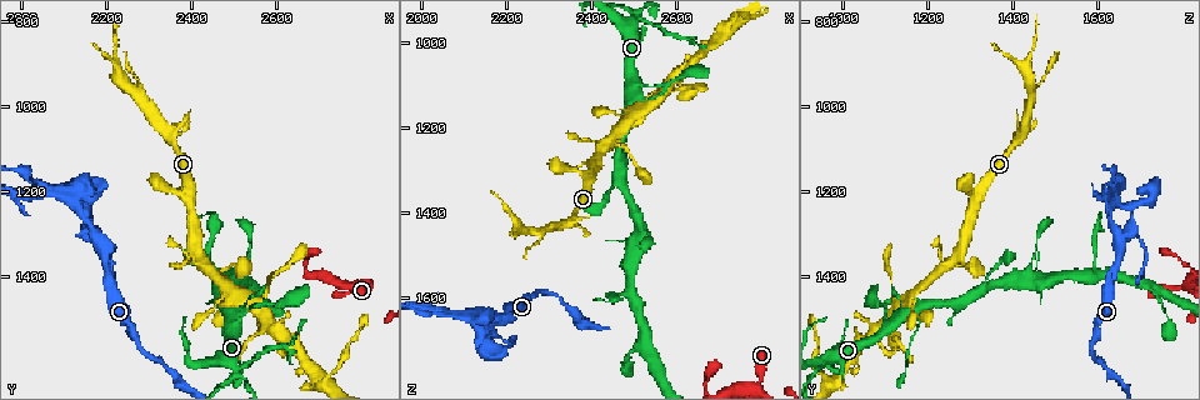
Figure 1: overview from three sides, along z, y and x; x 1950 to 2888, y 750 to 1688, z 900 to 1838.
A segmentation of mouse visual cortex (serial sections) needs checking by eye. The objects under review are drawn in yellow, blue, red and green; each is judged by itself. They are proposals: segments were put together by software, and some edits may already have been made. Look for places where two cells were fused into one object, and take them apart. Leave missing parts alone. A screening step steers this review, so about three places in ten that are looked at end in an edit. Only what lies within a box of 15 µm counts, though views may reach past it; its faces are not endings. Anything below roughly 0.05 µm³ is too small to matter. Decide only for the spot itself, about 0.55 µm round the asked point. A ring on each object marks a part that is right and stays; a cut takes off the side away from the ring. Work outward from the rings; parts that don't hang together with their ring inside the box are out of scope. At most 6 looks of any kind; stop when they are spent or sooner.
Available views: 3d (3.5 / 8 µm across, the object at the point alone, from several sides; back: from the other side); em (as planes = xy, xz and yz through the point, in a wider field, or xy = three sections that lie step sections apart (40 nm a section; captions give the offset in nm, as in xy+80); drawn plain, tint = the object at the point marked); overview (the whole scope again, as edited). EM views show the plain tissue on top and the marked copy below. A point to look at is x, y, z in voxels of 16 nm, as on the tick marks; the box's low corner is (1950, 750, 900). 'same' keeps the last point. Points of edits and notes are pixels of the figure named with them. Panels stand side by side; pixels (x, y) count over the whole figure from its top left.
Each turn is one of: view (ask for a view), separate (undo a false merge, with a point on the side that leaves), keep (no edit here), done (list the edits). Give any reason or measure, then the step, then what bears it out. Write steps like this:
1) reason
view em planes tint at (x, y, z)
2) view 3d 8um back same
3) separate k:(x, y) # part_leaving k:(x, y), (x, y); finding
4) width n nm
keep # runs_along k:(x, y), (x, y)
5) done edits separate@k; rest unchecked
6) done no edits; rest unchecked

sharp bend
view 3d 3.5um at (2180, 1310, 1645)

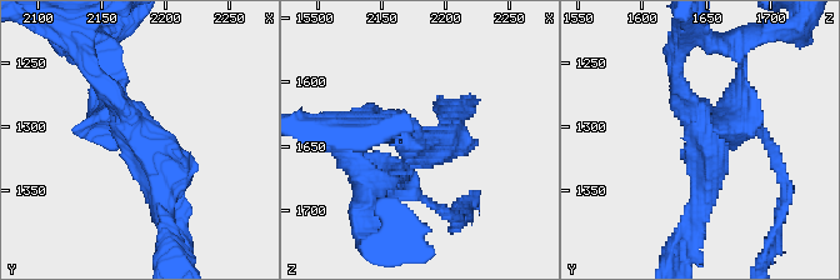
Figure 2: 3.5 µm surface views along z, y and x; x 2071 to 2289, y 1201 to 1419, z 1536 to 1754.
now the EM
view em xy step 5 tint at (2178, 1306, 1648)

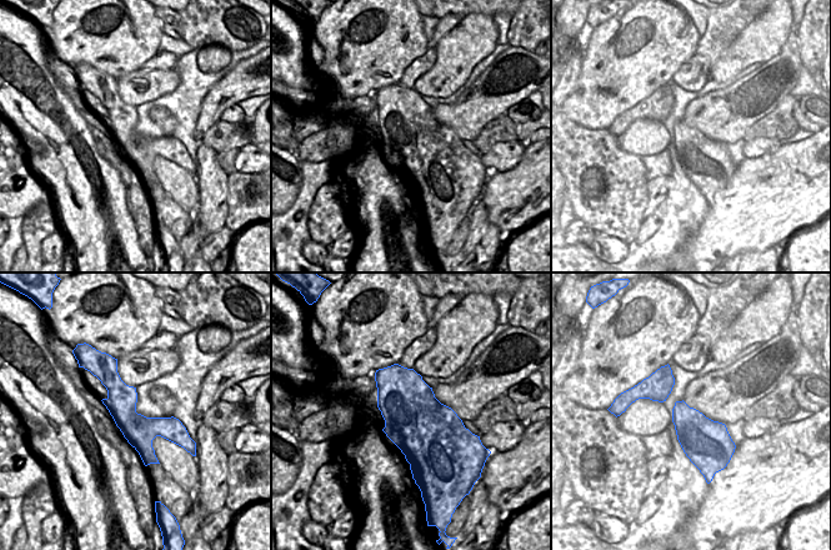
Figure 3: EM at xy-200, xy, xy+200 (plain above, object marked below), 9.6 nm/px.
view em xy step 3 tint same

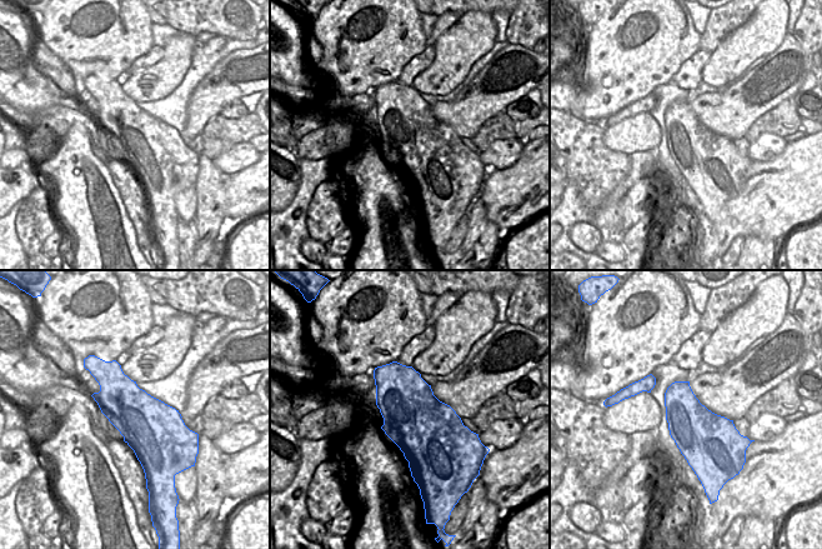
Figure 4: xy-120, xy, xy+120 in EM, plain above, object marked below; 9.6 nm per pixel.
separate 2:(390, 195) # part_leaving 2:(404, 164), (369, 201); two cells meet here

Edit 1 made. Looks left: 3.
a fork
view 3d 8um at (2110, 1210, 1635)

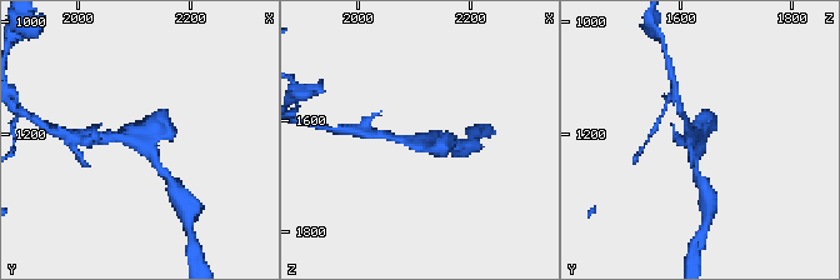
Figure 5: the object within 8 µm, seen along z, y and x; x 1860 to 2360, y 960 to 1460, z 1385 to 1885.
view 3d 3.5um at (2110, 1215, 1635)

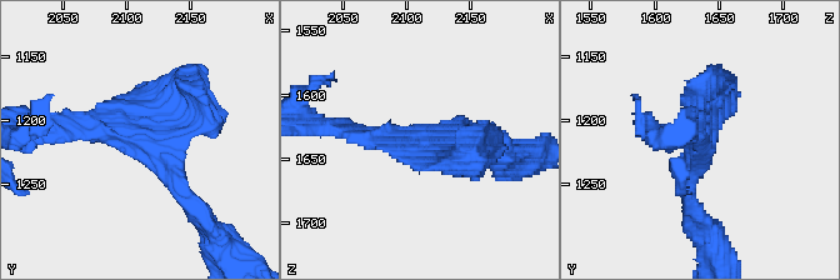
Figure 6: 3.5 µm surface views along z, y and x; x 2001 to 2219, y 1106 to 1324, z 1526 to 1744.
need the tissue
view em xy step 3 tint at (2112, 1218, 1636)

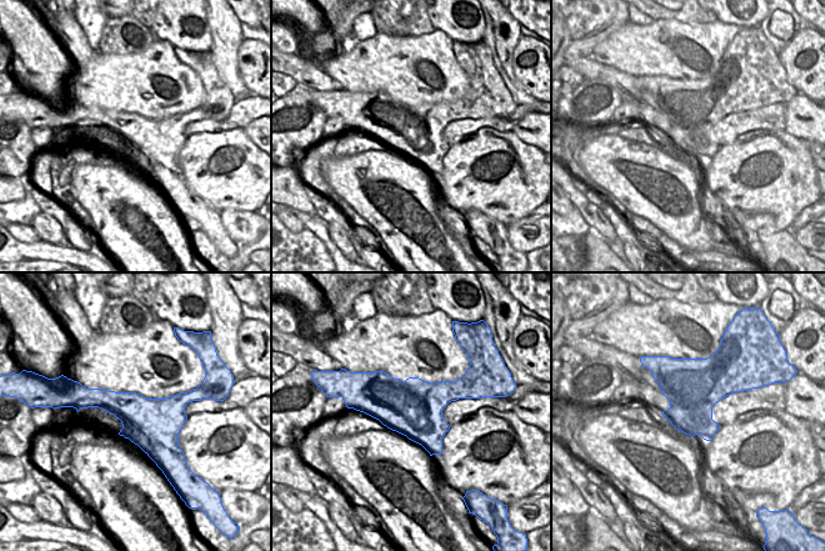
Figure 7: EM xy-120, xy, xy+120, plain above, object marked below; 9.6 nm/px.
keep # runs_along 6:(194, 206), (125, 130), (60, 126); continuous, no second cell

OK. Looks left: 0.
done edits separate@2; rest unchecked

